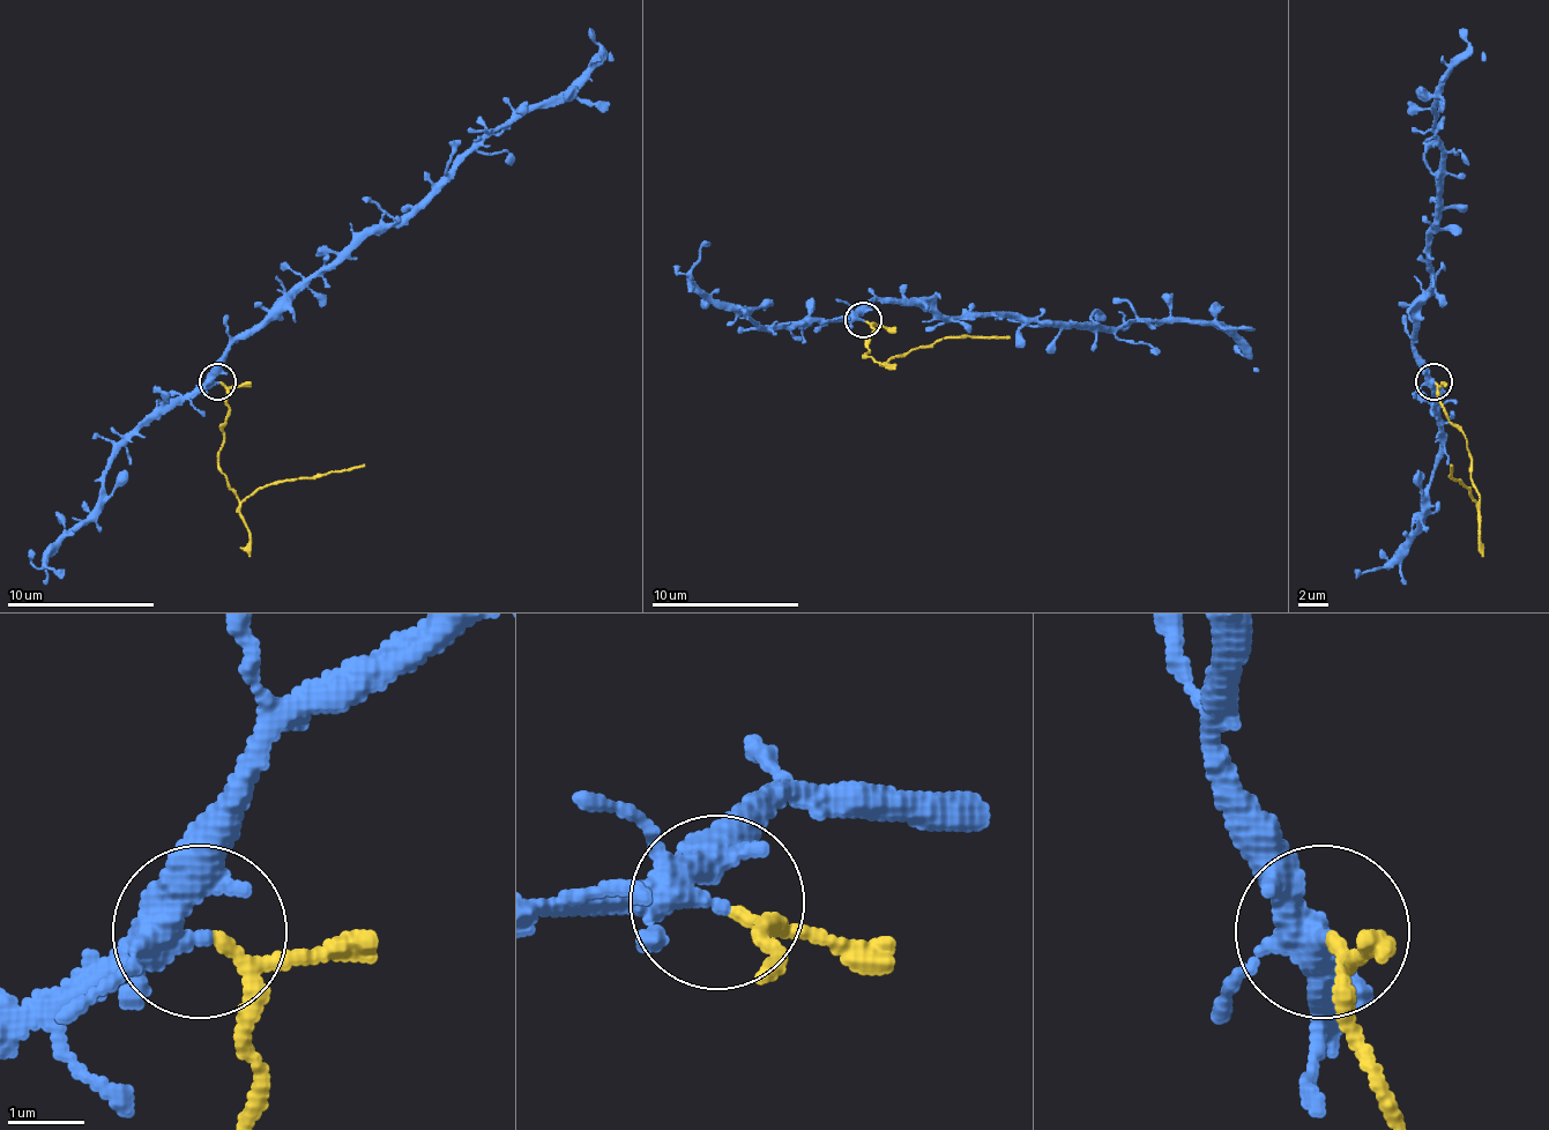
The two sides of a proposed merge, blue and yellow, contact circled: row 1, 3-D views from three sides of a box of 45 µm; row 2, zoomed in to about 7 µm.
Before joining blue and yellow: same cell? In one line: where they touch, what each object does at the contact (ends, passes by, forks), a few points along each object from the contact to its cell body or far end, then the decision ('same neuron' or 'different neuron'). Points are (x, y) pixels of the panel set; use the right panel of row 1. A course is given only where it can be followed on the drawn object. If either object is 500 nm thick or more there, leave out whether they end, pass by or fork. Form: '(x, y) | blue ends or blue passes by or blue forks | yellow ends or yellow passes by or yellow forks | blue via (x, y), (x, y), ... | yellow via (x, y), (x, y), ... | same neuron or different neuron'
(1434, 381) | blue forks | yellow passes by | blue via (1435, 383), (1416, 342), (1416, 309), (1431, 294), (1442, 147), (1435, 91), (1464, 51), (1460, 28) | yellow via (1435, 383), (1442, 411), (1467, 441), (1472, 474), (1479, 497), (1453, 478), (1450, 470), (1453, 463) | different neuron

